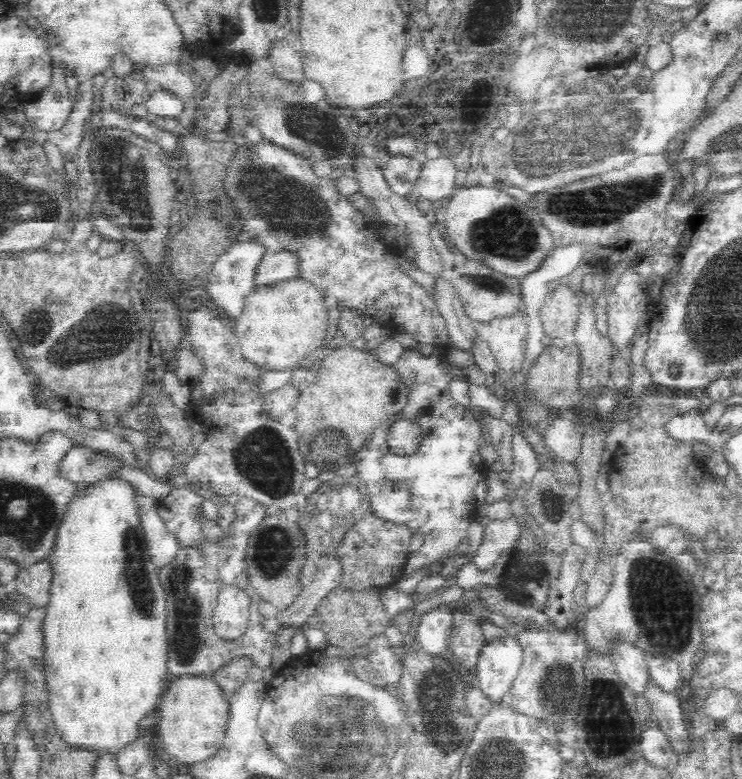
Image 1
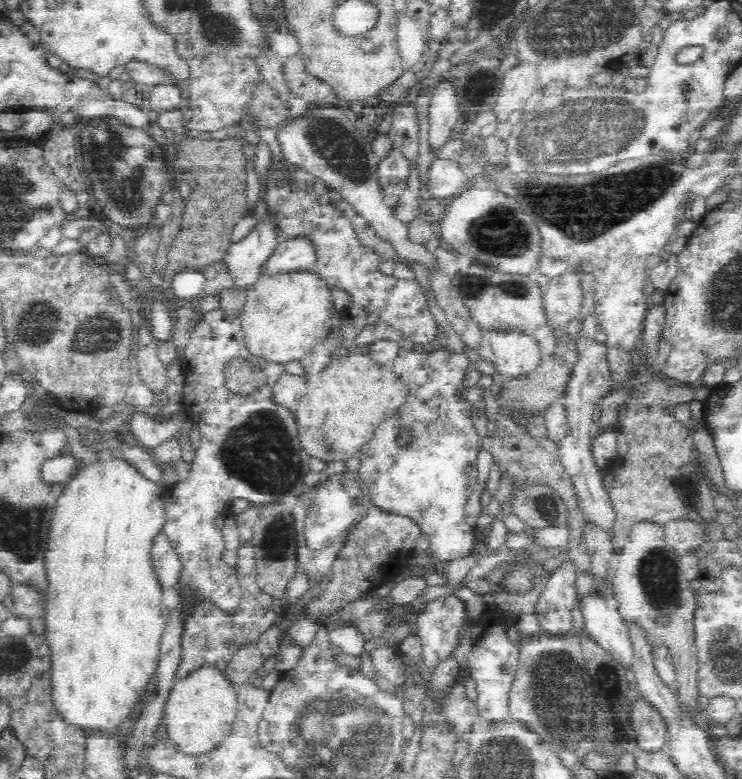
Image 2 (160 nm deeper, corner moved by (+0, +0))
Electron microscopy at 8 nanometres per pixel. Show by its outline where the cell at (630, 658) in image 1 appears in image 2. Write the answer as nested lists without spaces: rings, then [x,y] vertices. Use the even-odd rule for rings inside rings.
[[[597,590],[584,596],[579,602],[584,634],[591,637],[624,670],[633,670],[632,637],[628,625],[619,617],[616,606],[599,596]]]

